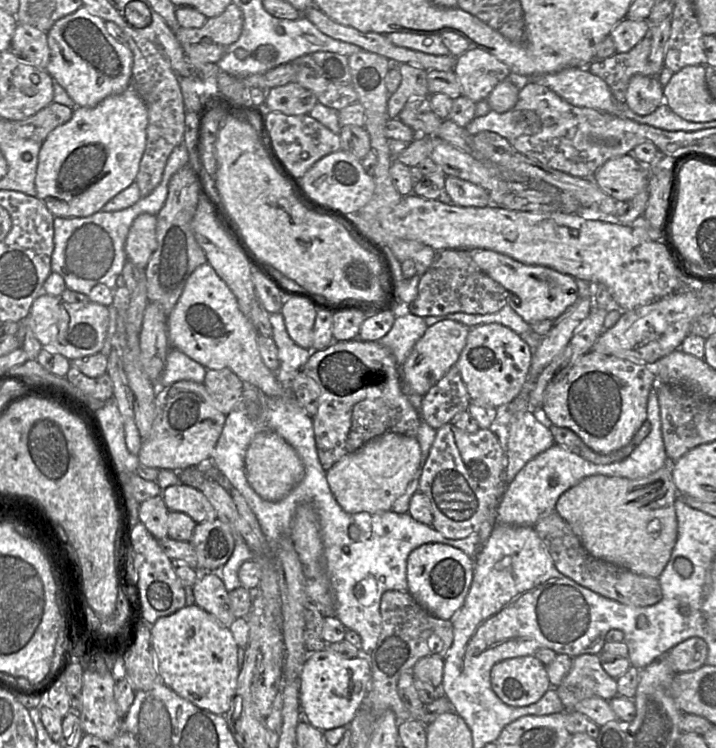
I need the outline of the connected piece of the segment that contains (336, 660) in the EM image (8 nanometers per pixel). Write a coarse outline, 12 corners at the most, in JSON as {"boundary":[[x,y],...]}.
{"boundary":[[327,647],[309,653],[302,719],[349,728],[370,690],[371,663]]}

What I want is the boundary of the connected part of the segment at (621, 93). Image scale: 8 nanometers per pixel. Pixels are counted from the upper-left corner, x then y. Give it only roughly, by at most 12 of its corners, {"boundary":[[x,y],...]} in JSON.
{"boundary":[[651,39],[586,68],[625,104],[634,75],[653,76]]}

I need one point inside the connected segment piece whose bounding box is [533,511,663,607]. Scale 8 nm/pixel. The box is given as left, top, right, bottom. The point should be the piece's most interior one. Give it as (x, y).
(614, 582)

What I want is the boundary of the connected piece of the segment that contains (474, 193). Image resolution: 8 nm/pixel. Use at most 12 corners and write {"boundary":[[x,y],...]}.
{"boundary":[[446,176],[444,190],[460,207],[492,205],[484,188]]}

